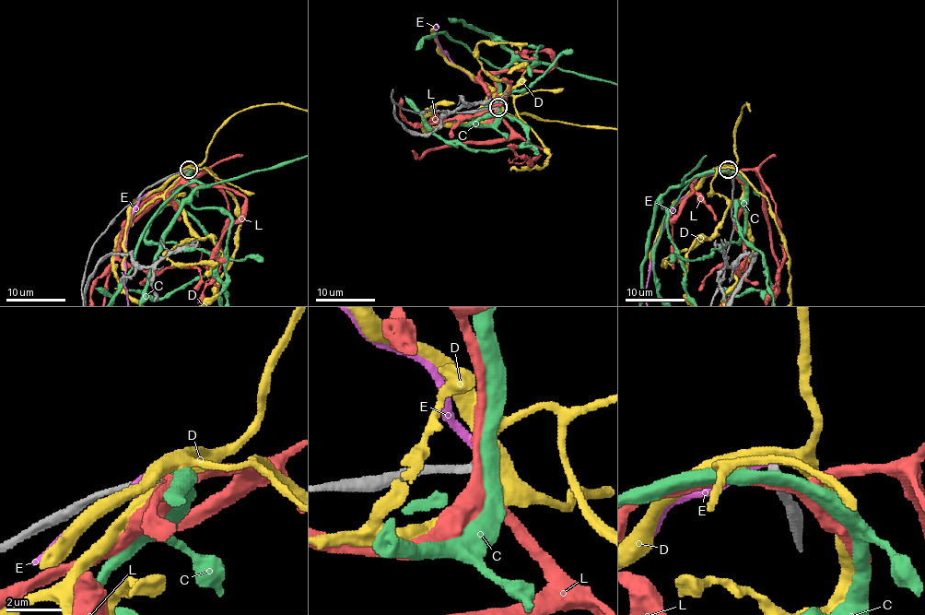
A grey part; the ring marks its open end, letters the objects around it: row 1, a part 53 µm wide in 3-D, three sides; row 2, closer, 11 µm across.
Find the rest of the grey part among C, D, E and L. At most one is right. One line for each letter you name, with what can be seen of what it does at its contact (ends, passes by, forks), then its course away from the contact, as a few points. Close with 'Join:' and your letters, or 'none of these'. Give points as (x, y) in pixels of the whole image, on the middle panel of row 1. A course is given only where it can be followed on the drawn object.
Join: none of these

